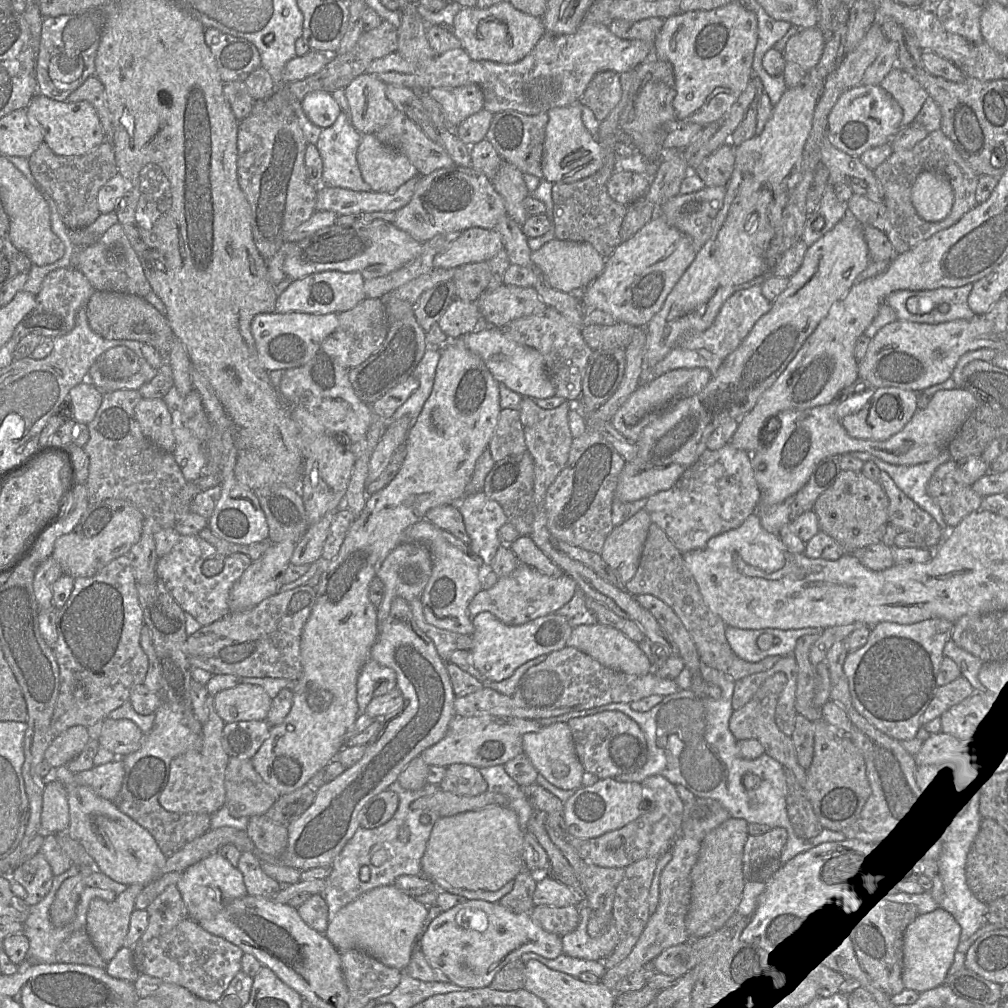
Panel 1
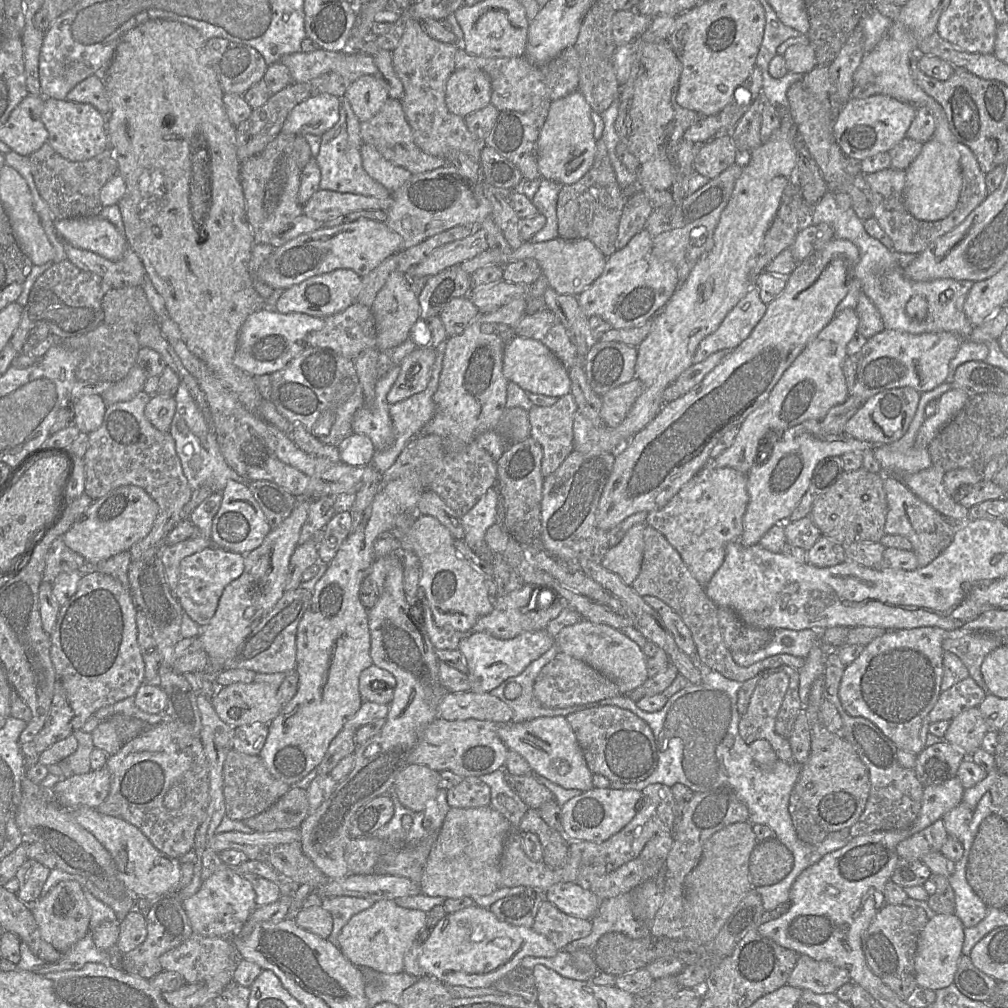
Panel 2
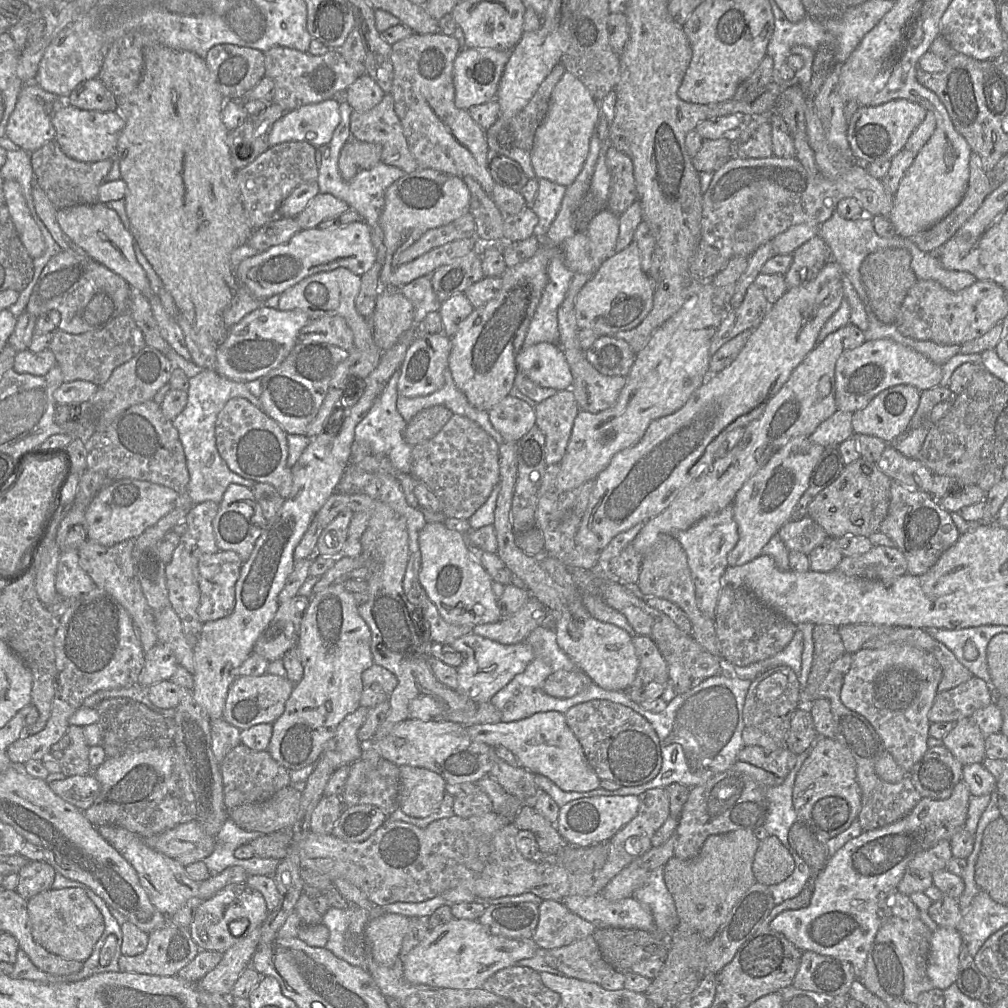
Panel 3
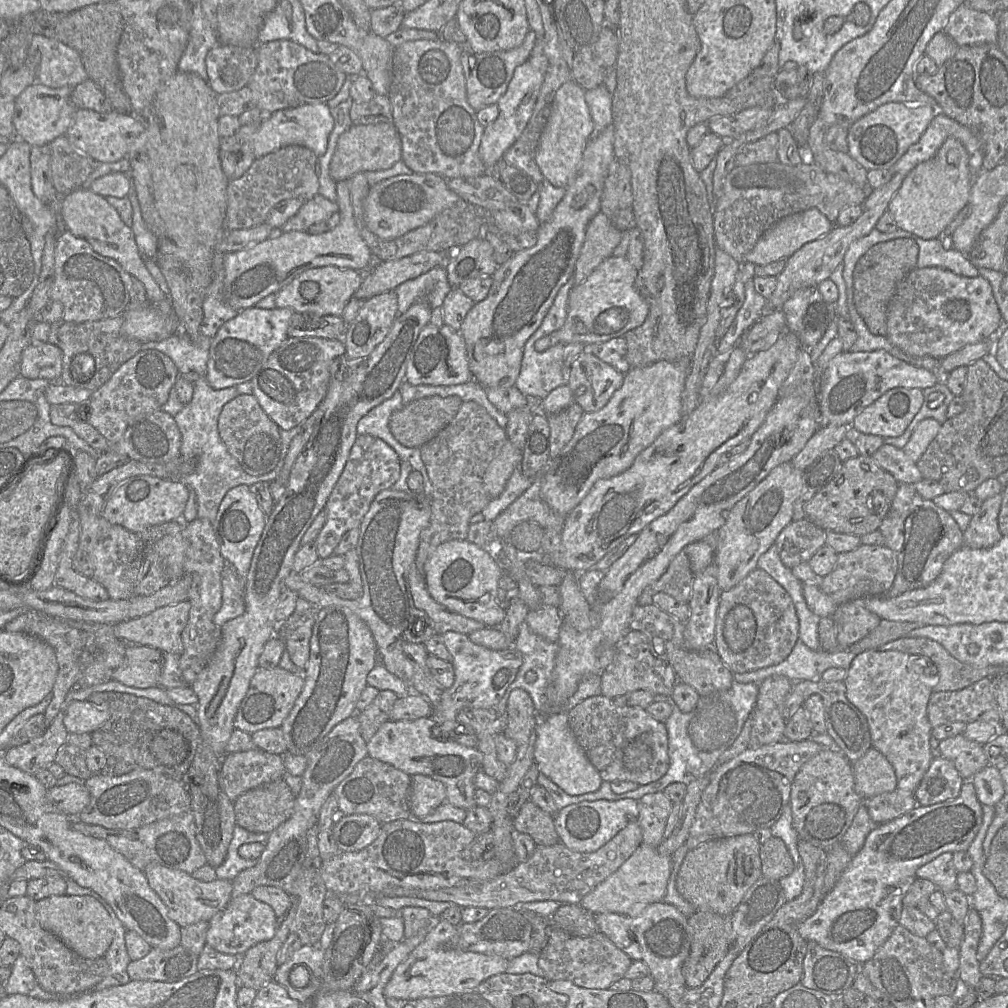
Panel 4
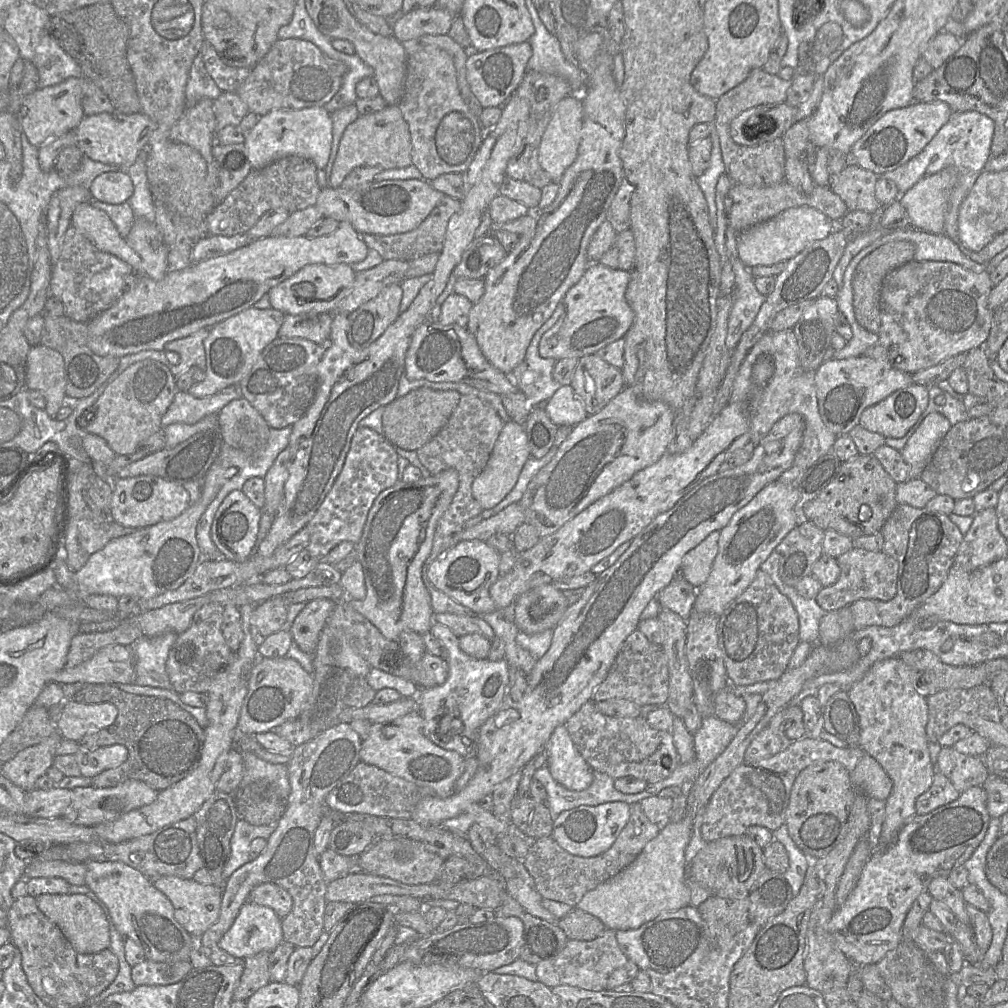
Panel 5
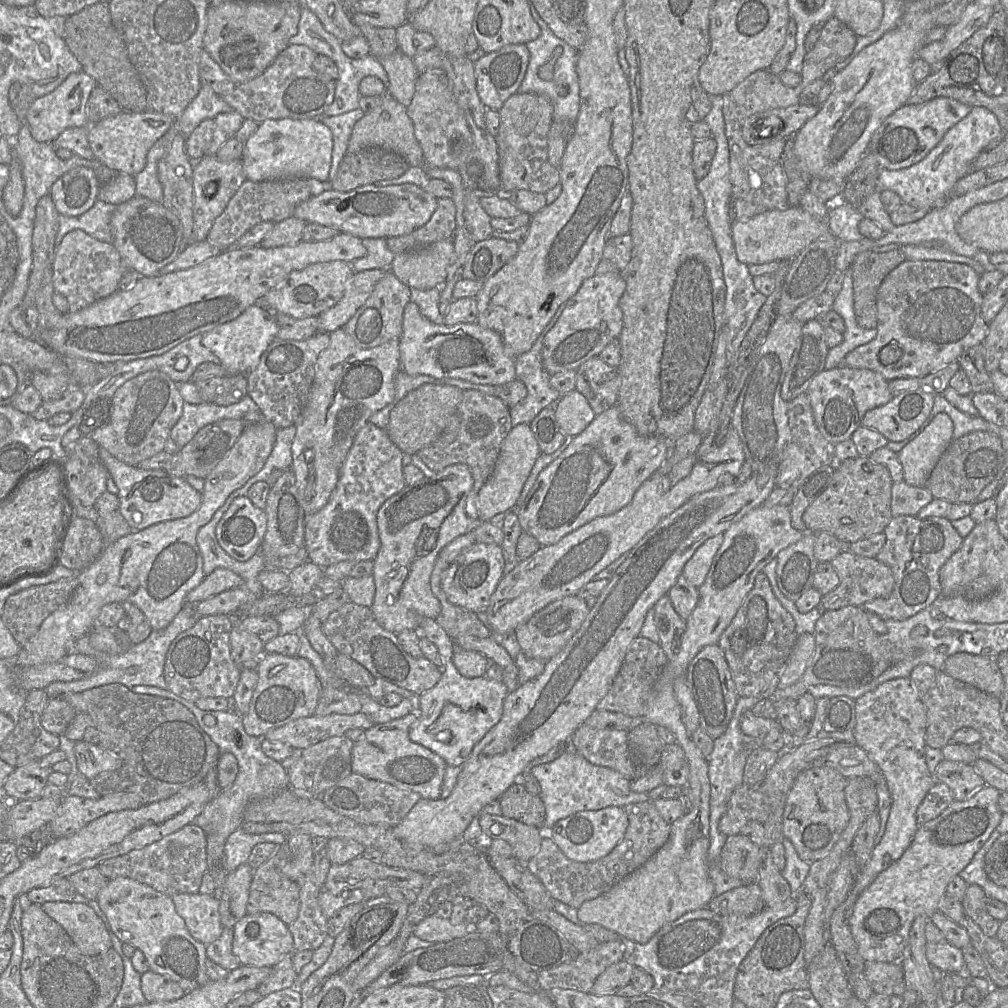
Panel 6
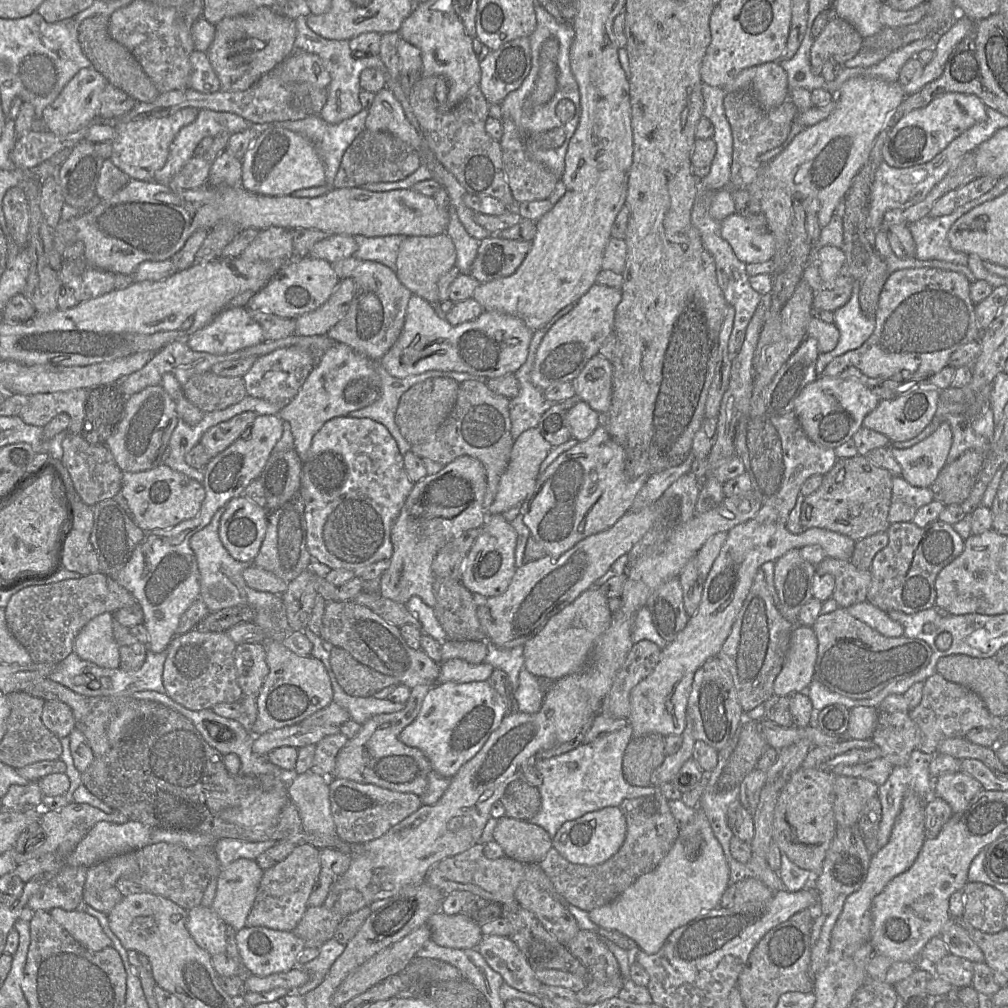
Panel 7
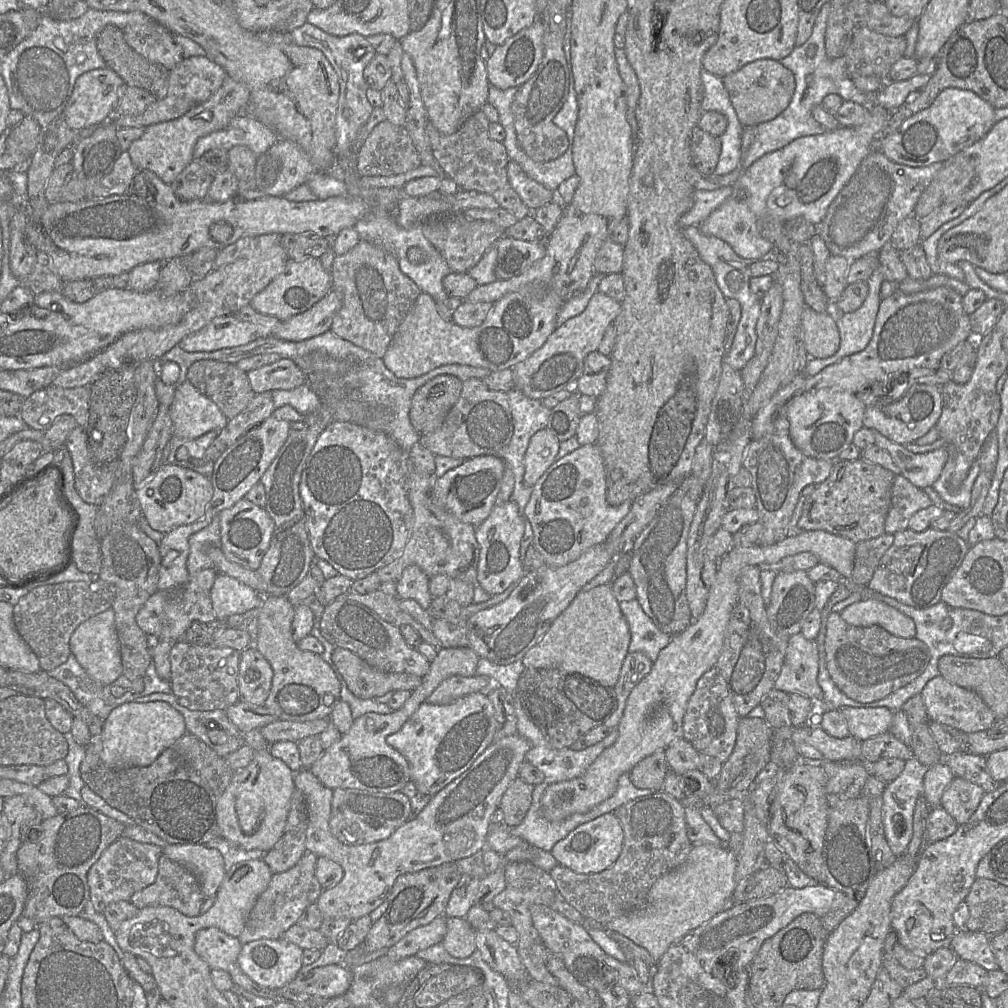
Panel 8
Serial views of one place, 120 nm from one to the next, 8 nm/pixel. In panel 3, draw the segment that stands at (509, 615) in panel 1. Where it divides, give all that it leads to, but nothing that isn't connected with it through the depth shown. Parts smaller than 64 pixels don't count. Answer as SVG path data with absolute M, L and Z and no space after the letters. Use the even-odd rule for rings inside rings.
M530 596L528 601L513 615L501 618L495 623L477 625L473 633L501 644L512 645L524 642L529 634L543 625L549 610L544 616L533 618L534 608L530 607L531 600L537 599Z

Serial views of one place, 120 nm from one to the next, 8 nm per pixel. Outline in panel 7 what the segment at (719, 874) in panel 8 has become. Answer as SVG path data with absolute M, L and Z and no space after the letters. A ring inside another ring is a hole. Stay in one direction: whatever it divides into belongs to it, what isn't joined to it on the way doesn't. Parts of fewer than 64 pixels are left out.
M700 806L695 809L693 819L680 827L671 850L653 871L638 878L613 902L588 912L589 918L596 925L628 936L646 954L657 953L674 930L719 907L721 897L729 886L729 865L723 849L714 836L703 809Z

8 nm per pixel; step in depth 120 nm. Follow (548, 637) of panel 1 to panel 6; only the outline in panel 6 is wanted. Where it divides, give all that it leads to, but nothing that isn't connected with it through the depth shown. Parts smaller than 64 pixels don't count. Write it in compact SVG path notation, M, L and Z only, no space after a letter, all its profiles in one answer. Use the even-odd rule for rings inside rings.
M424 618L418 631L437 646L446 668L436 685L422 694L416 694L418 720L410 727L409 738L439 755L447 766L461 767L474 745L499 722L509 688L503 681L485 675L475 678L462 676L452 661L456 643L435 619Z

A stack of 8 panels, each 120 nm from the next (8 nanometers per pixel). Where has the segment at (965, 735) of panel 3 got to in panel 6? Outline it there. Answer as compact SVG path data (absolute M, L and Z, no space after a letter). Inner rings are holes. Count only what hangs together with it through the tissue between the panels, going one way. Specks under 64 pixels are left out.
M945 759L938 764L935 779L950 788L956 801L968 799L976 790L986 785L972 764Z

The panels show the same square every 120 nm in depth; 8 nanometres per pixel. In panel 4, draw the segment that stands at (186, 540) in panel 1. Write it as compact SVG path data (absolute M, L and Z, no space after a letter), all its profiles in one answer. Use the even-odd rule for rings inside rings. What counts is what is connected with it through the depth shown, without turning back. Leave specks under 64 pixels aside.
M226 564L221 573L222 603L213 622L219 628L226 622L241 616L245 611L243 586L234 569Z

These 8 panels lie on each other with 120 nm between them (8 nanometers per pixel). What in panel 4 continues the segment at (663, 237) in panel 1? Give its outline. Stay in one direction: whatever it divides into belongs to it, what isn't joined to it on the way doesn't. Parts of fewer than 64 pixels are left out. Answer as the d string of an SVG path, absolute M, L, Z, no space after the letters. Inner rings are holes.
M611 255L606 258L581 284L571 288L565 323L560 329L537 340L535 349L543 352L552 346L570 343L590 346L621 337L640 326L648 315L649 306L635 289L637 273L626 257Z

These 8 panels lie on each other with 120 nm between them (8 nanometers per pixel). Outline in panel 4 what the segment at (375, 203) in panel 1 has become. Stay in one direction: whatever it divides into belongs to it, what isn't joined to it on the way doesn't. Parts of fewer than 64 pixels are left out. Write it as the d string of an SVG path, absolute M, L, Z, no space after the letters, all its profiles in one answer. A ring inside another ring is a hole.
M318 194L312 199L305 201L298 212L288 219L288 221L280 228L280 230L281 232L307 231L312 225L329 218L332 214L338 211L339 207L336 201L330 201L324 196Z

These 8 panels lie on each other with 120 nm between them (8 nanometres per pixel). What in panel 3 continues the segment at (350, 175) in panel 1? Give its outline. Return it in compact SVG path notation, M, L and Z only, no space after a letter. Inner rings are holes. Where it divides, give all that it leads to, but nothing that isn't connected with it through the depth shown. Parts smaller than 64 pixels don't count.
M342 102L339 105L339 111L340 122L333 132L331 141L319 148L321 156L321 164L318 167L319 193L332 194L336 198L346 202L350 209L355 210L361 216L361 219L368 224L371 230L371 240L376 252L376 262L383 265L386 248L384 245L384 233L380 227L379 218L385 204L385 192L389 186L406 175L406 173L395 166L379 162L373 168L360 170L351 180L345 181L339 172L338 160L342 147L351 138L350 116L353 109L347 102Z

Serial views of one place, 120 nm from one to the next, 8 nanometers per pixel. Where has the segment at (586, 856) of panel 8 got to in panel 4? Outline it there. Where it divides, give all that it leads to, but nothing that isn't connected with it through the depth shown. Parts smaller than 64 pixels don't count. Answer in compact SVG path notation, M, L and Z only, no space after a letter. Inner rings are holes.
M631 798L582 801L561 809L555 815L555 828L560 842L569 849L589 853L598 850L628 824L637 821L639 813L639 802Z

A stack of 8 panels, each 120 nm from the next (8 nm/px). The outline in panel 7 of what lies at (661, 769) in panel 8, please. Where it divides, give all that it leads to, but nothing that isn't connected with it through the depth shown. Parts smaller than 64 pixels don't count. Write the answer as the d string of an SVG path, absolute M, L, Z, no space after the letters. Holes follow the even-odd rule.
M651 733L631 739L626 746L622 764L624 777L629 784L652 786L652 774L666 757L664 738Z

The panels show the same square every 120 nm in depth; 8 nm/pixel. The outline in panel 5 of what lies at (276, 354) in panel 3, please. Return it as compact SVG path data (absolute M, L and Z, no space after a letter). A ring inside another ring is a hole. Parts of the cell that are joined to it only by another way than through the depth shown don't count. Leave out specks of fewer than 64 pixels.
M250 307L211 328L204 340L206 354L205 379L193 384L187 391L196 398L214 395L240 383L254 366L262 351L279 335L285 314L279 310Z

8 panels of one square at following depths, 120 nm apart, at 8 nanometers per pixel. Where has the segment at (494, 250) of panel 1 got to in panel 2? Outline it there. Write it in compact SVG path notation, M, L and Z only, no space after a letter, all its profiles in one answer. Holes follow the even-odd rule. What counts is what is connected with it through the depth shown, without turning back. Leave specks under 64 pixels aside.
M475 228L469 236L436 248L422 262L411 267L407 277L410 279L437 275L446 268L459 265L488 249L485 231Z

